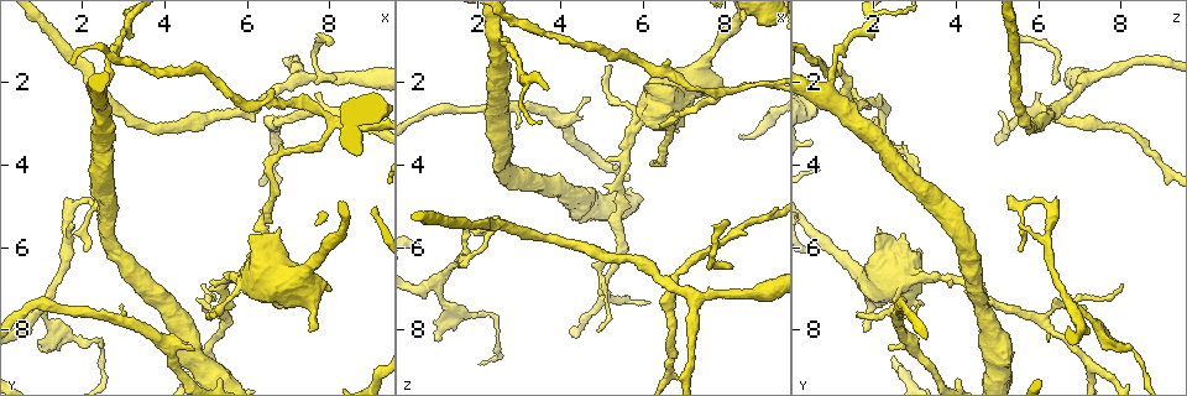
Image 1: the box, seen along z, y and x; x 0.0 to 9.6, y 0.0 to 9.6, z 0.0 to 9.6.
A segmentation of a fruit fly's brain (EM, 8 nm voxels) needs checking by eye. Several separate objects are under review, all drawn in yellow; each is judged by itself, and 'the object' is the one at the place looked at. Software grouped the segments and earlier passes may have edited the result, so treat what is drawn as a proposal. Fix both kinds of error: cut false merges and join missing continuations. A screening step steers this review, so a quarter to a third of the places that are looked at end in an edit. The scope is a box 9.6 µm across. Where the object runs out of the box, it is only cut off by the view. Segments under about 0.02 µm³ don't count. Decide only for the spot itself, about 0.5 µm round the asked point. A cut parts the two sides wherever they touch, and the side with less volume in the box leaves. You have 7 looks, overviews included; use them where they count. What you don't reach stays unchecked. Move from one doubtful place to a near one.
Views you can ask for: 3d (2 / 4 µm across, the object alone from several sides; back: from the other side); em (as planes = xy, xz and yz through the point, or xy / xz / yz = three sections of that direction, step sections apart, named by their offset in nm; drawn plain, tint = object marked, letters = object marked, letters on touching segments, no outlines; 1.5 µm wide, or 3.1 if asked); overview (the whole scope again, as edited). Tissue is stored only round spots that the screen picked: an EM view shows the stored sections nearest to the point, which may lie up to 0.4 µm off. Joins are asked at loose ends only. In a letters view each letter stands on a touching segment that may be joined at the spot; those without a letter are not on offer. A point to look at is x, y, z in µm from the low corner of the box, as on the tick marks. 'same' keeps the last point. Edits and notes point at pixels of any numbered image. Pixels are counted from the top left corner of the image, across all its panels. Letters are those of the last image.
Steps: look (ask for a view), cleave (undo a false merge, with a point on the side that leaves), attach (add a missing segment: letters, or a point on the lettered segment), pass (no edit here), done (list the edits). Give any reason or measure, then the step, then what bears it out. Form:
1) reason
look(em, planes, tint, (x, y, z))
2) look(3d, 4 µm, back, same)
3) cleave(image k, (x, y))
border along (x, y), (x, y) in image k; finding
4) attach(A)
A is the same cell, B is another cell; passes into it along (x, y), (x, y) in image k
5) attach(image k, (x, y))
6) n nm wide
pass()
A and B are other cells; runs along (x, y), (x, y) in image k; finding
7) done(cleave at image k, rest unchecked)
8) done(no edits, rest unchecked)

arms part here
look(em, xy, step 8, tint, (5.10, 8.80, 7.15))

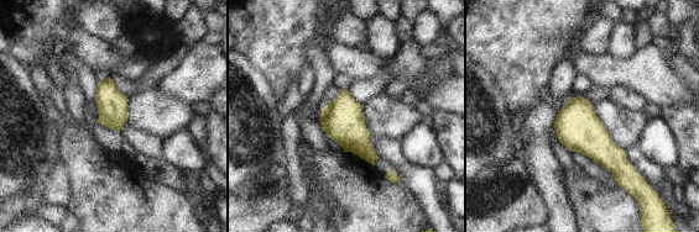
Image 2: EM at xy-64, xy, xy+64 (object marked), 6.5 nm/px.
cut it another way
look(em, planes, letters, same)

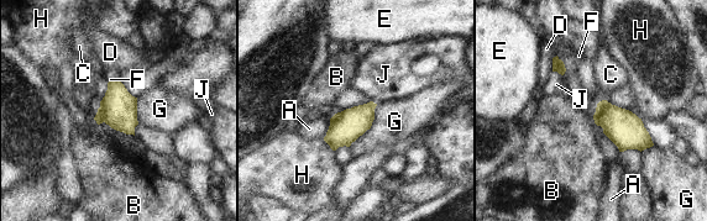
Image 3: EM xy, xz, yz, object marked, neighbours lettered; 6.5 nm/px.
pass()
A, B, C, D, E, F, G, H and J are other cells; border along (377, 104), (372, 125), (349, 146) in image 3; continuous, no second neuron

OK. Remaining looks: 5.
look(em, planes, plain, (4.00, 8.25, 2.90))

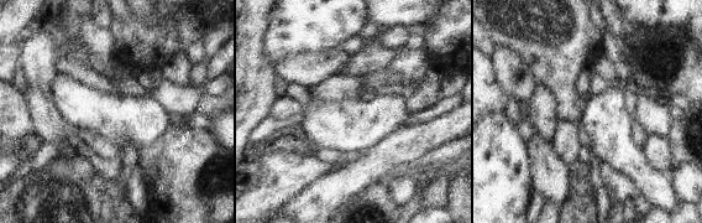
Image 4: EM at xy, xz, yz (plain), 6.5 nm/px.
with the object marked
look(em, planes, tint, same)

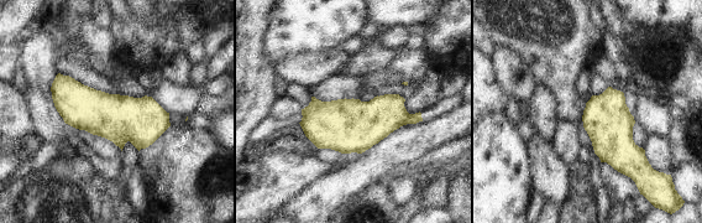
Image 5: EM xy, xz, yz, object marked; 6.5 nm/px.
see the neighbours
look(em, planes, letters, same)

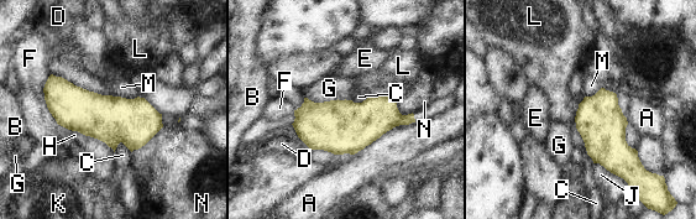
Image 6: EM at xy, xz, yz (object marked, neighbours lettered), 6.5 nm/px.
pass()
A, B, C, D, E, F, G, H, J, K, L, M and N are other cells; border along (111, 94), (126, 98), (137, 97) in image 6; continuous, no second neuron

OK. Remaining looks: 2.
branch stops here
look(em, planes, plain, (6.80, 5.50, 2.15))

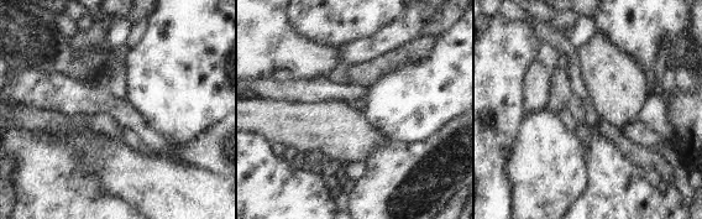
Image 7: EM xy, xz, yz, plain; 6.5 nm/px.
what lies round it
look(em, planes, letters, same)

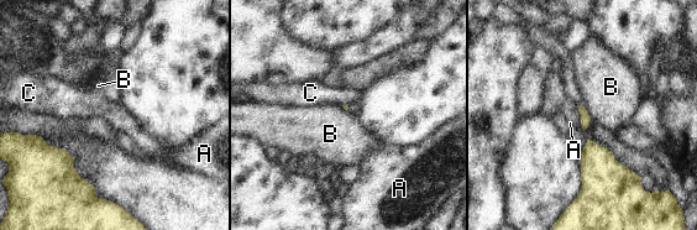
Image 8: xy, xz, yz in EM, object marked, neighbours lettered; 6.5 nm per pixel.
B touches over 90 nm
pass()
A, B and C are other cells; border along (583, 108), (591, 118) in image 8; no lettered segment goes on from it

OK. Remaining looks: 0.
done(no edits, rest unchecked)

